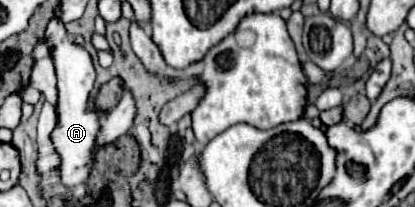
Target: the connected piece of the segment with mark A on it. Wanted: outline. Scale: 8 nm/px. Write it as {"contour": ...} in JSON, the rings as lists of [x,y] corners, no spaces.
{"contour":[[[53,17],[47,23],[45,29],[45,45],[49,47],[49,55],[55,65],[55,75],[57,75],[57,123],[55,129],[51,131],[51,143],[55,153],[59,155],[59,179],[61,185],[67,189],[73,189],[77,185],[87,183],[91,169],[95,165],[95,151],[97,151],[97,135],[101,129],[101,119],[109,111],[101,109],[89,109],[89,95],[95,85],[95,67],[89,51],[83,45],[77,45],[63,21],[59,17]]]}

